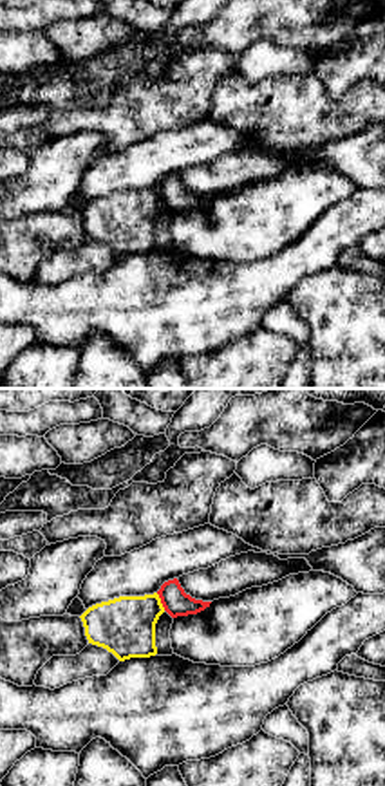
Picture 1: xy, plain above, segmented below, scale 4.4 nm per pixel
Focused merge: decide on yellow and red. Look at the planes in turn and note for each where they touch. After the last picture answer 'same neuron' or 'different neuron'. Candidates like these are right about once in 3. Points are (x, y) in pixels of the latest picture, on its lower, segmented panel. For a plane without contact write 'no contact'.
(159, 602)

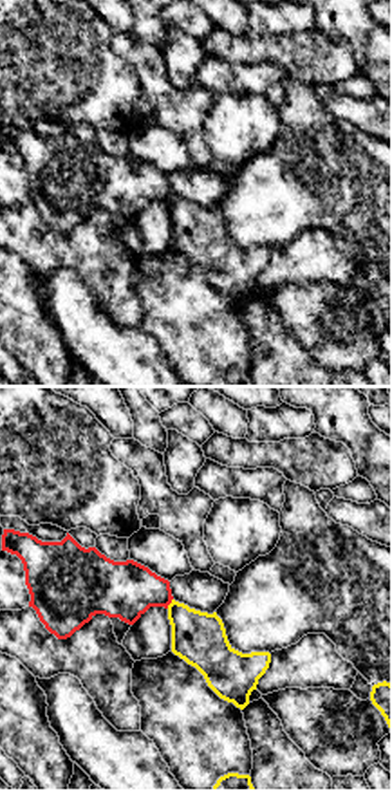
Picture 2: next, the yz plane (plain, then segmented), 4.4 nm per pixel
(170, 604)

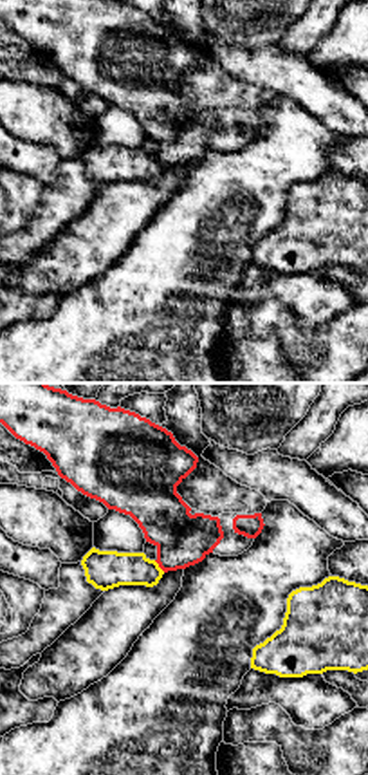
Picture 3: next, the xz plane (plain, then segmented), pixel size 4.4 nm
(157, 566)

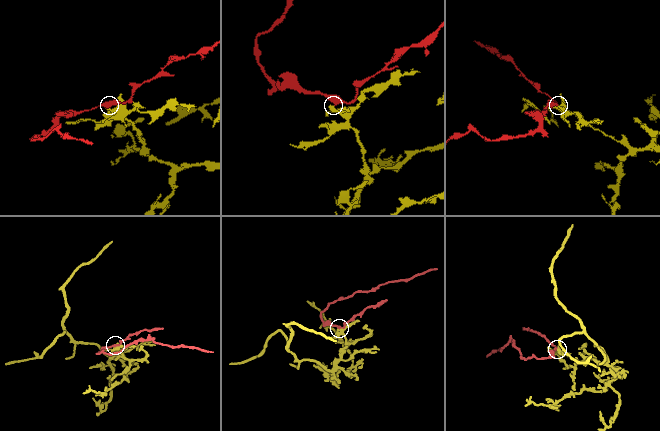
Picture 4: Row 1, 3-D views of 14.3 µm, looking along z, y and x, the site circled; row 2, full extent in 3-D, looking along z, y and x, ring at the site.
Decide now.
different neuron

